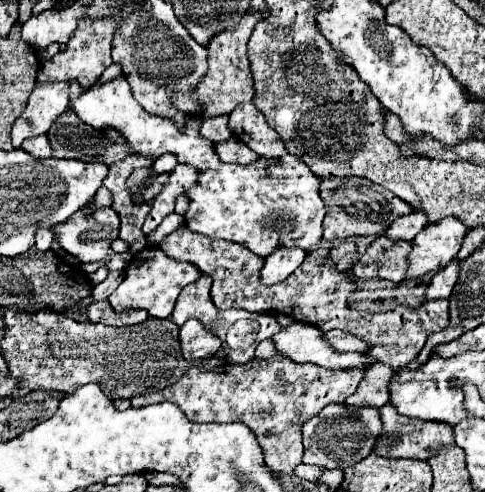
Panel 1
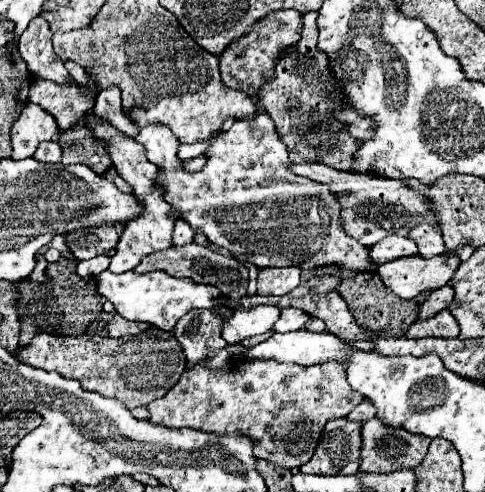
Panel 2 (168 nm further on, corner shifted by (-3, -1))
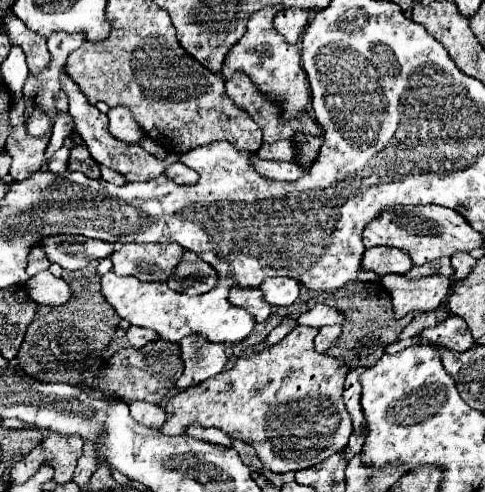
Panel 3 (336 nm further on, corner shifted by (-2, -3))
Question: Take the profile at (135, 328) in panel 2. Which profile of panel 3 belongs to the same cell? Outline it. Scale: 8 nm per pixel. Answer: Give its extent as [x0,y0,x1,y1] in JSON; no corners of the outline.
[126,327,158,349]

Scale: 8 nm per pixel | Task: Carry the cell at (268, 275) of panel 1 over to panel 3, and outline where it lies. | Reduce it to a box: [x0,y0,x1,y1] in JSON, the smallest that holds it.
[262,277,300,307]

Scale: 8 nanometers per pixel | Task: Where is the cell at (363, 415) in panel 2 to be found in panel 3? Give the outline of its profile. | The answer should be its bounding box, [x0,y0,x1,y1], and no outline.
[342,427,366,461]

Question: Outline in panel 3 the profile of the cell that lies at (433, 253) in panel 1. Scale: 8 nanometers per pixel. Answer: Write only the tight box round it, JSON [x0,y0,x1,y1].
[380,275,450,319]

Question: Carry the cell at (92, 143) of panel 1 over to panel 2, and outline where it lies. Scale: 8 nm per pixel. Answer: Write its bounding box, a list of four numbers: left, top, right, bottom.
[59,125,113,175]

